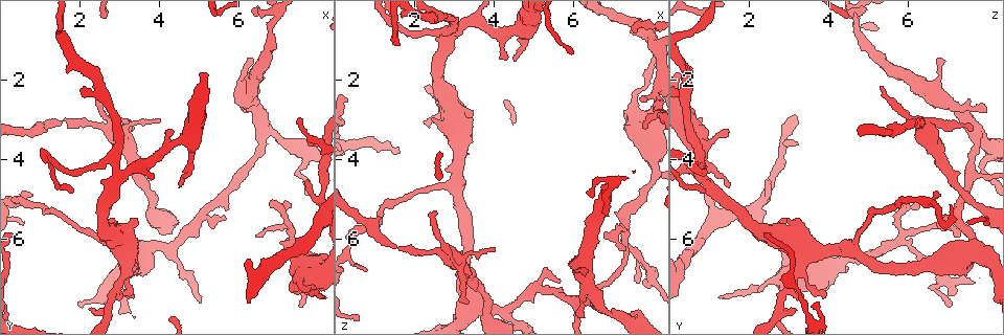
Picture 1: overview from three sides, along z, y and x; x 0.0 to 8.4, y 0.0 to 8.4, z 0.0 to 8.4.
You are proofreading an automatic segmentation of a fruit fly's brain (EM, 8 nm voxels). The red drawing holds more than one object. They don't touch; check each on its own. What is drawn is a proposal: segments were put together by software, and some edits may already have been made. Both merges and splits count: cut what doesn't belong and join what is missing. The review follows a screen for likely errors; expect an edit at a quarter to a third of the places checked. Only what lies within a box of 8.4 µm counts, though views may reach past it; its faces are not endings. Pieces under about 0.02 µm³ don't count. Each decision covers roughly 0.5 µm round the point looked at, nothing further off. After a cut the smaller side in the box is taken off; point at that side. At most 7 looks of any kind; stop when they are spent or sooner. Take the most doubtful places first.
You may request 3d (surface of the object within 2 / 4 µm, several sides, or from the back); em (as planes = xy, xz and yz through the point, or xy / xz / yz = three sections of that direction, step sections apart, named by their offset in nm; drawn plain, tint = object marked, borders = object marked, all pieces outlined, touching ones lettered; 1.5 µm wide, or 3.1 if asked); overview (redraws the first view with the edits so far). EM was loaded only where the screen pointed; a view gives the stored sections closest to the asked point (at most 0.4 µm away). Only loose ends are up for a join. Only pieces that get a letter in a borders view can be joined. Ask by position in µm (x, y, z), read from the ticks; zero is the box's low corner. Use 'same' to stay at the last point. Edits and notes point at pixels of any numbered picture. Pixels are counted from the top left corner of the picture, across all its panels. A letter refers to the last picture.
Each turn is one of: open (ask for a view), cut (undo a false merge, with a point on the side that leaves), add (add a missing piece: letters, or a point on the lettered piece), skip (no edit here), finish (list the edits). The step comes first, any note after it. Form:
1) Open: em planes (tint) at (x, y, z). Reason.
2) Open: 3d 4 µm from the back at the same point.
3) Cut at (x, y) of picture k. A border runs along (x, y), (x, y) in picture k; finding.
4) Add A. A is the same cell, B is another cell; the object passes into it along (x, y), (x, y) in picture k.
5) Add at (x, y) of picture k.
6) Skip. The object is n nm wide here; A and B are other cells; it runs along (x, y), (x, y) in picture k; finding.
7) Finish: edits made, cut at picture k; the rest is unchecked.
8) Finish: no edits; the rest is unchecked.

Open: 3d 2 µm at (6.60, 3.35, 7.60). Three-way junction.

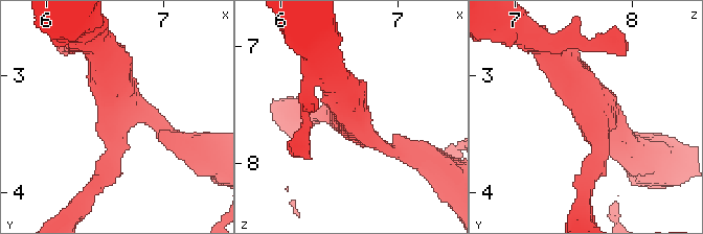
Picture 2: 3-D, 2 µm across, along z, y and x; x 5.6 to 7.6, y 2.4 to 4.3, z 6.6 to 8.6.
Open: em planes (tint) at (6.56, 3.40, 7.66). 3 arms meet here; the arms are 170, 240, 260 nm wide.

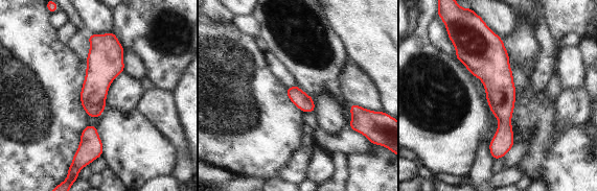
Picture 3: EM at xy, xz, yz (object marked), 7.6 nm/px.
Open: em planes (borders) at the same point.

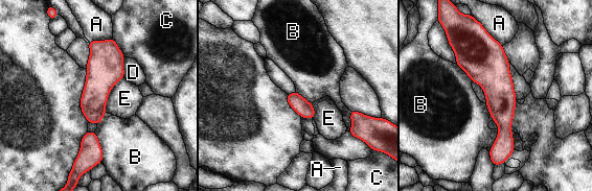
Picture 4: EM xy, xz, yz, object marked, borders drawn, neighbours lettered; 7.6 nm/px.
Skip. The object is 120 nm wide here; A, B, C, D and E are other cells; it runs along (483, 37), (503, 116), (494, 160) in picture 4; all the same cell.

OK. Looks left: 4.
Open: 3d 2 µm at (6.45, 5.90, 7.20). Thin end.

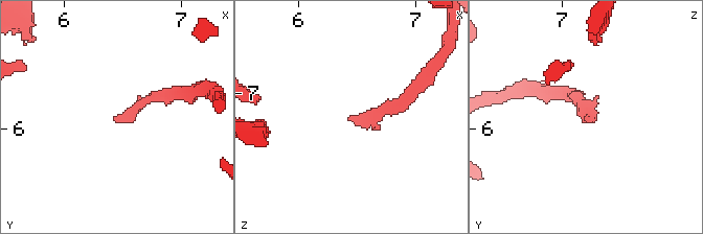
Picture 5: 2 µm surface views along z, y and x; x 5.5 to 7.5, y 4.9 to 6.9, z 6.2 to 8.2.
Open: em yz step 4 (borders) at (6.46, 5.92, 7.18). Need the tissue.

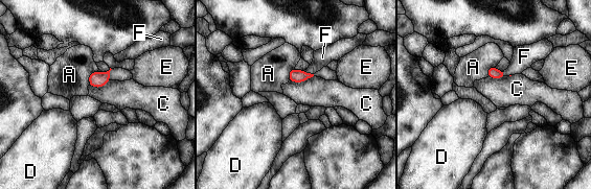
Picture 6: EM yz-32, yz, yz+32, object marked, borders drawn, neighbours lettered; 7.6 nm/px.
Add F. F is the same cell, A, C, D and E are other cells; the object passes into it along (295, 75), (309, 73), (322, 57) in picture 6; it goes on there.

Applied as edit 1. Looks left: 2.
Open: em planes (tint) at (2.10, 3.10, 6.40). Sudden change in width.

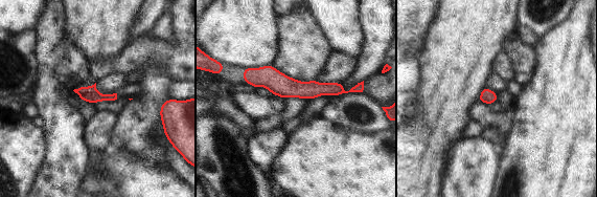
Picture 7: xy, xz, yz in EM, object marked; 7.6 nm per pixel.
Open: em planes (borders) at the same point.

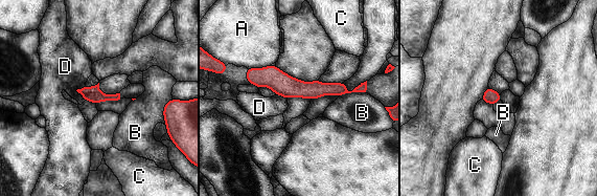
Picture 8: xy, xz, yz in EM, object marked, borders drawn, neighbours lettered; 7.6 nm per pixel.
Skip. The object is 110 nm wide here; A, B, C and D are other cells; a border runs along (85, 85), (76, 90), (85, 100) in picture 8; one cell here.

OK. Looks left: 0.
Finish: edits made, add at picture 6; the rest is unchecked.

